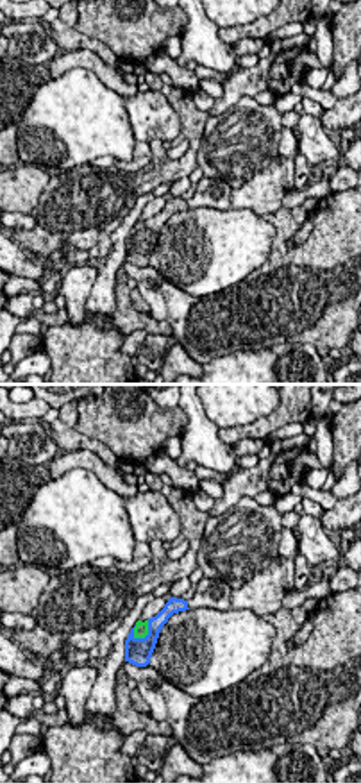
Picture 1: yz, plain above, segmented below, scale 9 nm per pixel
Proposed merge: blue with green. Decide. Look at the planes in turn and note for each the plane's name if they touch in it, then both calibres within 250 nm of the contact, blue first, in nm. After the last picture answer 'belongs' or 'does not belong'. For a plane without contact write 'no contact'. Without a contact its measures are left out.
yz | 260/130 nm

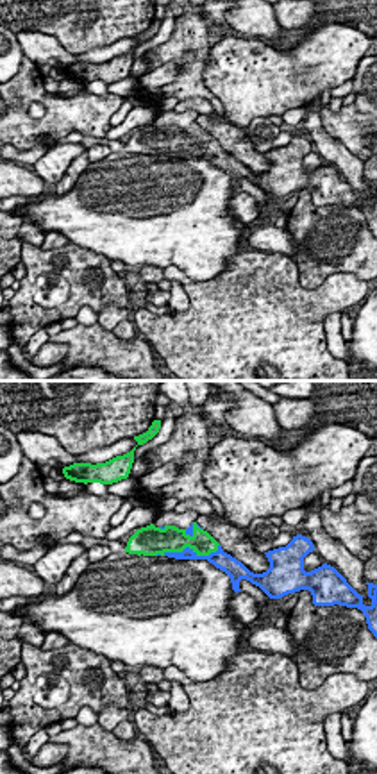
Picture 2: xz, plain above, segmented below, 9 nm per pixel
xz | 100/240 nm

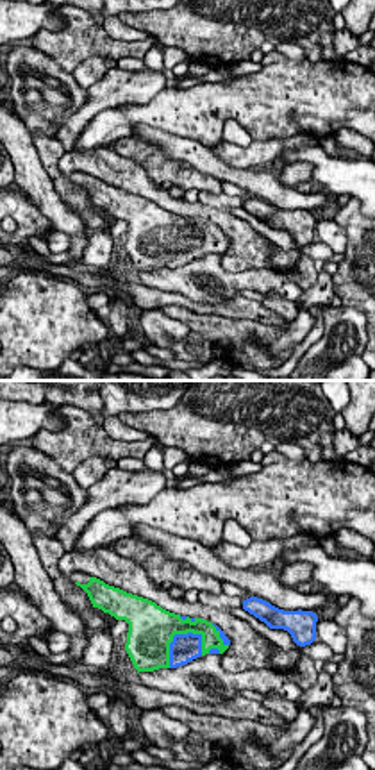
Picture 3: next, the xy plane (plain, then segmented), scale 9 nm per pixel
xy | 260/420 nm

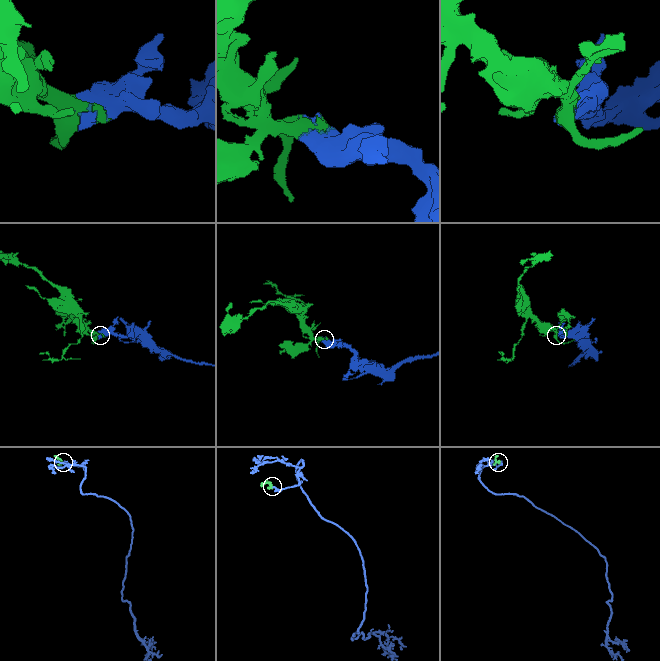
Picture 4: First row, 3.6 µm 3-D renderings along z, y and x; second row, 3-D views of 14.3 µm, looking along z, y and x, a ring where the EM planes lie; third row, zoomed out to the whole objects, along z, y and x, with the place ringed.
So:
belongs

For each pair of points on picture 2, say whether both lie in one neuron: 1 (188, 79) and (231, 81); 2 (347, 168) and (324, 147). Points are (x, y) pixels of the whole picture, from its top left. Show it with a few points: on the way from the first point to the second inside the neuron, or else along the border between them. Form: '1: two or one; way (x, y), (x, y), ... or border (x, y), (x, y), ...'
1: two; border (209, 47), (204, 84), (222, 104), (224, 117)
2: one; way (342, 163), (329, 151)

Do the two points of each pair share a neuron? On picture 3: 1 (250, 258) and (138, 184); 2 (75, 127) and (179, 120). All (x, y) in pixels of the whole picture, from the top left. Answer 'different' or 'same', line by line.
1: same
2: different

